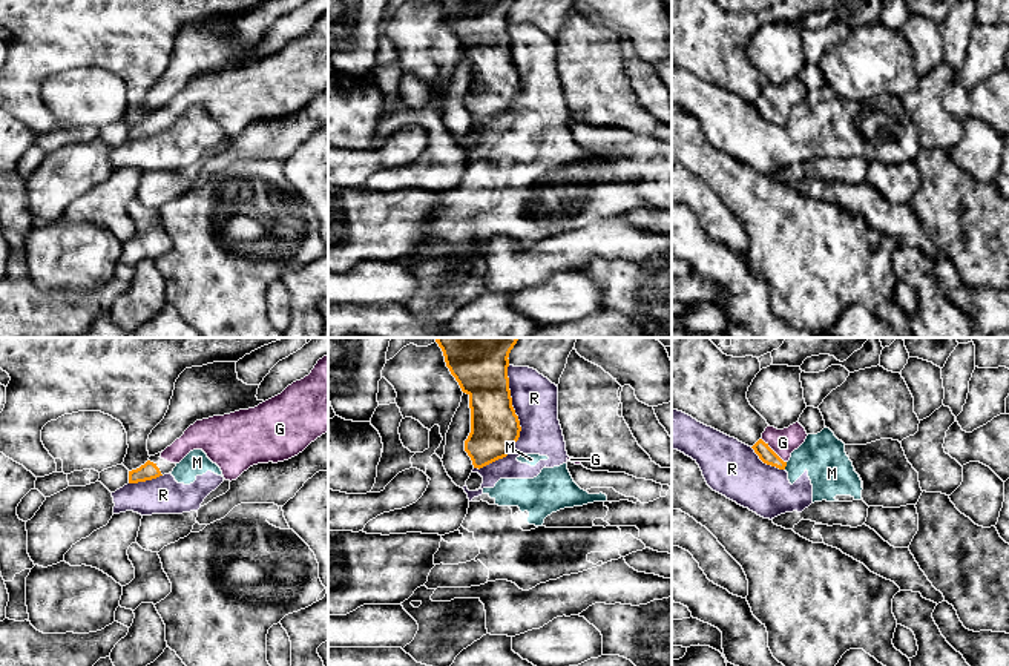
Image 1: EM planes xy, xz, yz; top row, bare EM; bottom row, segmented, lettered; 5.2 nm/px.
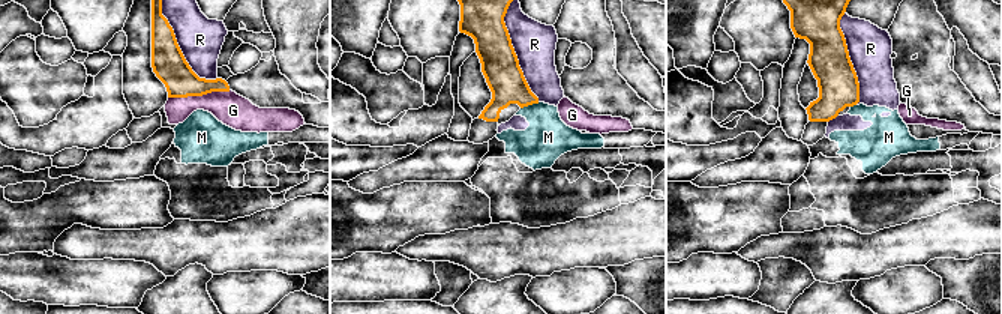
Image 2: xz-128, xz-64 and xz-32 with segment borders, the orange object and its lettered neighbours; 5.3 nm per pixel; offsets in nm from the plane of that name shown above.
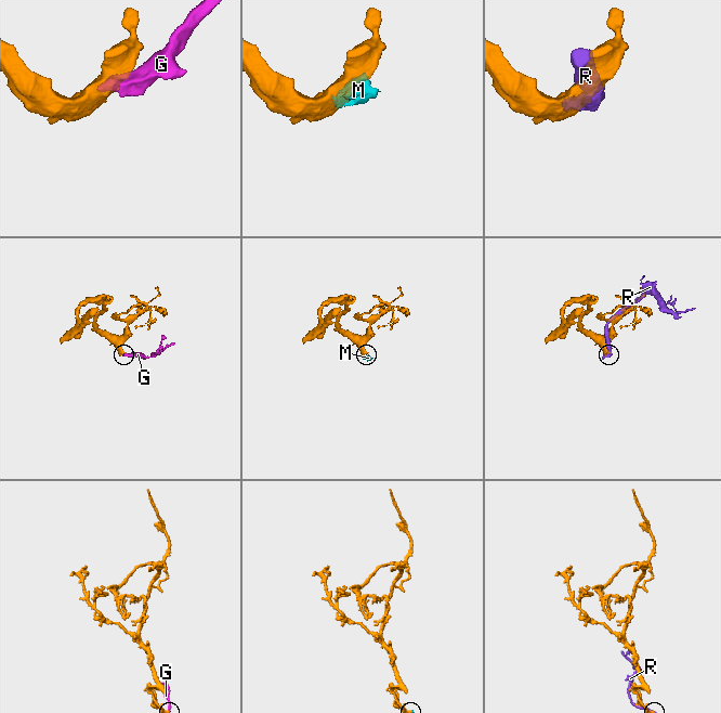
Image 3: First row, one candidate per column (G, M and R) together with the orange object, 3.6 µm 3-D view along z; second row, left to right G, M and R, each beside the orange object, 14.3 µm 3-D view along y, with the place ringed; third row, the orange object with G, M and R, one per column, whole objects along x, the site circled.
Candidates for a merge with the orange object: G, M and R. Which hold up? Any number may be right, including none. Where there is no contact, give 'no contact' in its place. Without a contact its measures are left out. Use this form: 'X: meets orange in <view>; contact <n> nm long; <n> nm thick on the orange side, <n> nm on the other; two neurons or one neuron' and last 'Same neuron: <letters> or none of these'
G: meets orange in yz; contact 190 nm long; 80 nm thick on the orange side, 140 nm on the other; one neuron
M: meets orange in yz; contact 40 nm long; 80 nm thick on the orange side, 240 nm on the other; two neurons
R: meets orange in xz; contact 600 nm long; 260 nm thick on the orange side, 240 nm on the other; two neurons
Same neuron: G

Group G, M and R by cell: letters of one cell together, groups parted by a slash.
G / M R

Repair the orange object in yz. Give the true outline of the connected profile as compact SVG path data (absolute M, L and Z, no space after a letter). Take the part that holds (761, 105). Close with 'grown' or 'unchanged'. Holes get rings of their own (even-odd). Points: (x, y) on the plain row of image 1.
M799 78L784 86L768 81L751 104L764 120L785 126L791 109L805 98L807 92L805 84Z; grown

